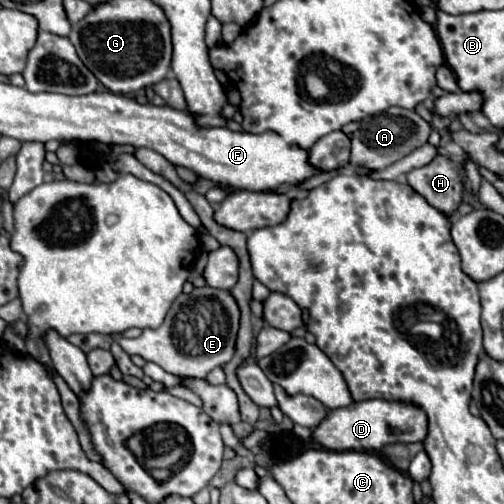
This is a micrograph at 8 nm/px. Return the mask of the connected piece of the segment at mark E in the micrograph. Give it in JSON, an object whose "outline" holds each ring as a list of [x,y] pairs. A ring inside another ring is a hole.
{"outline":[[[205,286],[195,288],[191,294],[181,294],[159,328],[145,328],[139,338],[125,338],[121,334],[113,334],[113,340],[127,354],[139,354],[175,376],[203,378],[213,368],[223,366],[231,360],[237,328],[239,308],[235,298],[227,290],[215,290]]]}

